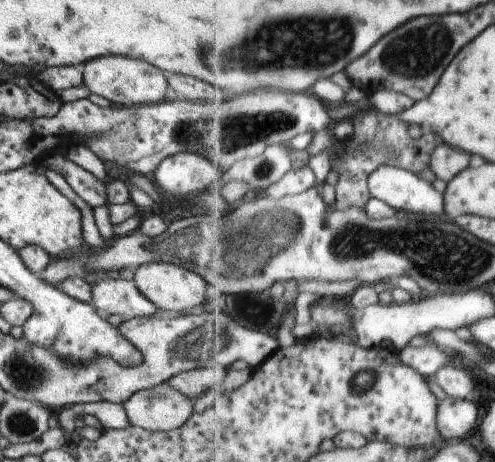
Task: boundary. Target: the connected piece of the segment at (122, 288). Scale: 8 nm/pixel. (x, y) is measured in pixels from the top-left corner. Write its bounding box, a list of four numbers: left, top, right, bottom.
[91,275,157,320]

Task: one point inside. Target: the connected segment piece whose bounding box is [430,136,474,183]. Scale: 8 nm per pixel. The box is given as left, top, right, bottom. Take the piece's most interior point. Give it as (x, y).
(448, 161)

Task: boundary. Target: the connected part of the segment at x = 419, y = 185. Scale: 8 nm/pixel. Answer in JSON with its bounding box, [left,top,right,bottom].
[370,164,446,217]

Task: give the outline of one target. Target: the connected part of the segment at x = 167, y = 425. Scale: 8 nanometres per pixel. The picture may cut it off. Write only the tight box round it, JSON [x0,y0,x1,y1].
[122,383,201,432]

